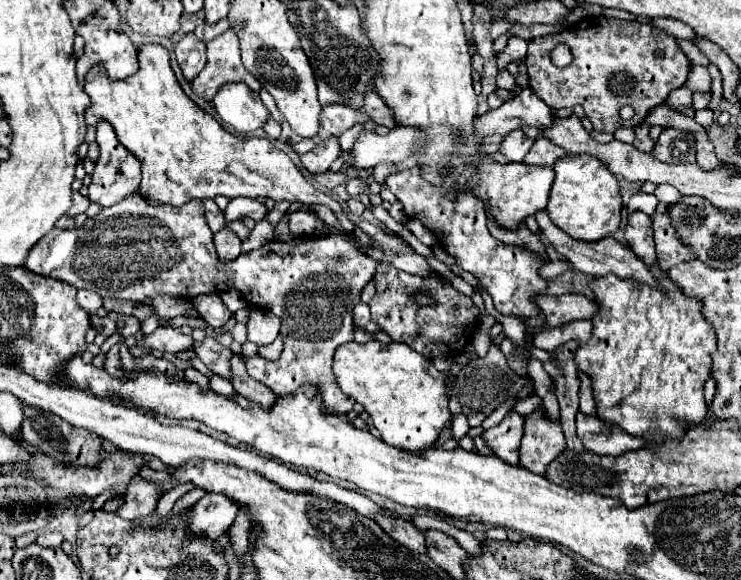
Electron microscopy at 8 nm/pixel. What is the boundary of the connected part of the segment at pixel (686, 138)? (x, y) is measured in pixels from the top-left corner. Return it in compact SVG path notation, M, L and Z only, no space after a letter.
M667 127L657 139L653 157L665 163L695 163L695 135L685 129Z

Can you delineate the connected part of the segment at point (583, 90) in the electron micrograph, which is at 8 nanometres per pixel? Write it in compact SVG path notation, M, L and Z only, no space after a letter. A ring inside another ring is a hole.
M605 15L587 17L559 33L531 39L525 65L529 85L541 101L551 109L581 105L599 133L615 133L619 127L637 127L653 107L665 103L667 95L687 81L691 69L675 37L649 23L621 21ZM559 43L565 43L573 55L573 61L563 69L551 63L551 51ZM653 49L661 49L665 55L655 57ZM623 105L635 109L633 119L623 121L619 117Z

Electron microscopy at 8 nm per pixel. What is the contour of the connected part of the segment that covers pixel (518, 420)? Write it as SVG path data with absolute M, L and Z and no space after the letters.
M509 413L499 425L483 433L483 439L495 451L495 455L507 461L509 465L519 465L519 443L523 437L523 423L523 415Z

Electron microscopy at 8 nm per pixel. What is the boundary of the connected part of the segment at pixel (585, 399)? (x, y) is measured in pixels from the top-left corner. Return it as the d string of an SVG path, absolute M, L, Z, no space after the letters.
M581 373L581 385L579 385L579 409L585 415L595 415L595 399L593 399L593 389L591 389L591 379Z

